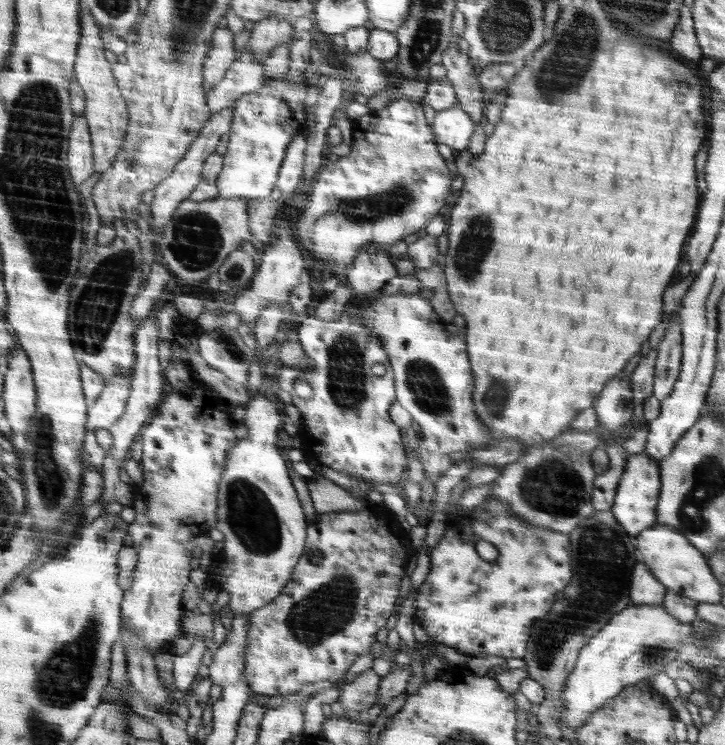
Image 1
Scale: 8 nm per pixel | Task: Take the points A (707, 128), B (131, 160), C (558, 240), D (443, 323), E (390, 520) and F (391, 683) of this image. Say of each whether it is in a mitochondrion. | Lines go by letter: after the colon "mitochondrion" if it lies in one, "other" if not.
A: other
B: mitochondrion
C: other
D: other
E: other
F: other

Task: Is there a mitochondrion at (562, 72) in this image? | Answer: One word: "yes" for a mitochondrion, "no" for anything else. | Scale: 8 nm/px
yes

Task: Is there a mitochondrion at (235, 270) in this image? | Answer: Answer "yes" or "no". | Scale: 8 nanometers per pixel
yes

